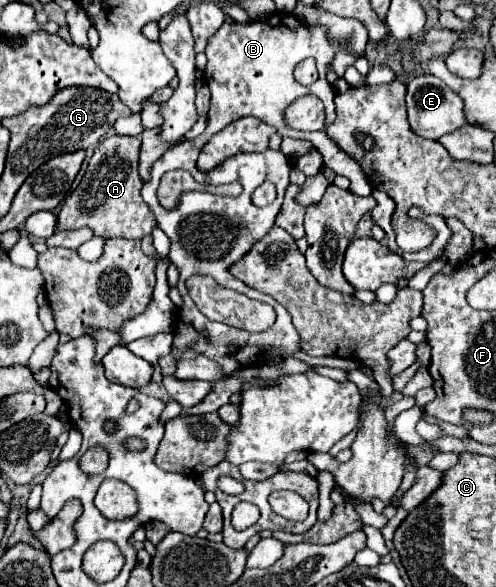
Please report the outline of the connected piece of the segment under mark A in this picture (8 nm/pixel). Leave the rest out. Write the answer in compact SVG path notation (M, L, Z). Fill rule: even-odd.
M109 136L101 140L101 144L95 148L93 158L89 160L81 184L65 200L61 212L57 214L57 230L77 230L89 226L95 236L127 240L141 240L143 236L151 234L157 222L149 206L141 198L143 182L137 172L139 150L141 140L137 136Z

